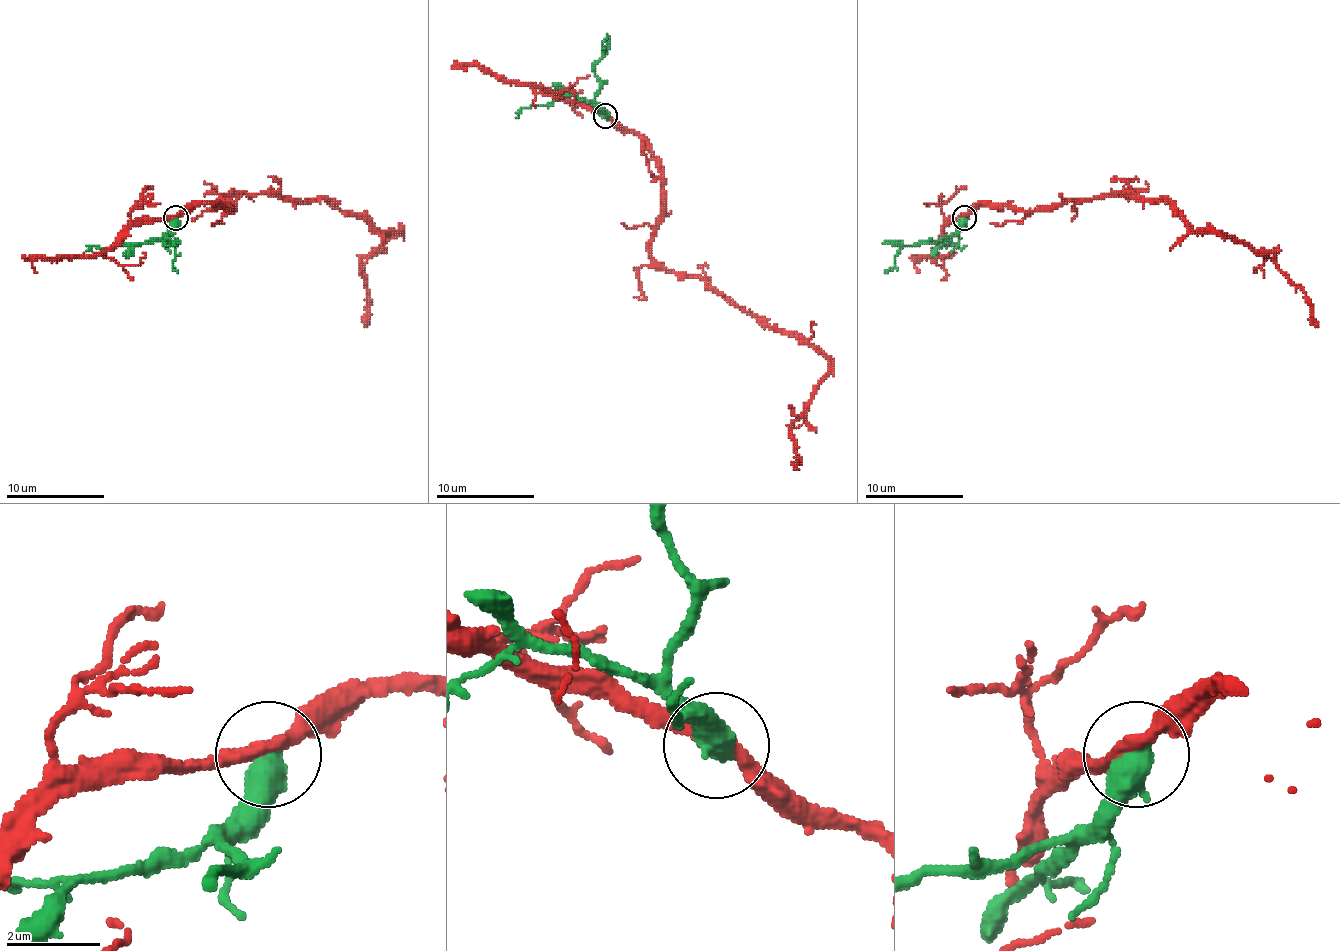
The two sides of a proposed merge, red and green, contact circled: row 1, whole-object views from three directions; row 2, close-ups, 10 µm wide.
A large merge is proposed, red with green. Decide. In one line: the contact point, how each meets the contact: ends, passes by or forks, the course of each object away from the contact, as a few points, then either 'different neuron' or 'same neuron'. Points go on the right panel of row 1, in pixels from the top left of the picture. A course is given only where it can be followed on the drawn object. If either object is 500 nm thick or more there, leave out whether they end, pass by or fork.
(964, 218) | red via (963, 218), (978, 204), (1165, 199), (1192, 231), (1222, 231), (1271, 260), (1318, 327) | green via (963, 218), (944, 243), (954, 248), (966, 245) | different neuron

